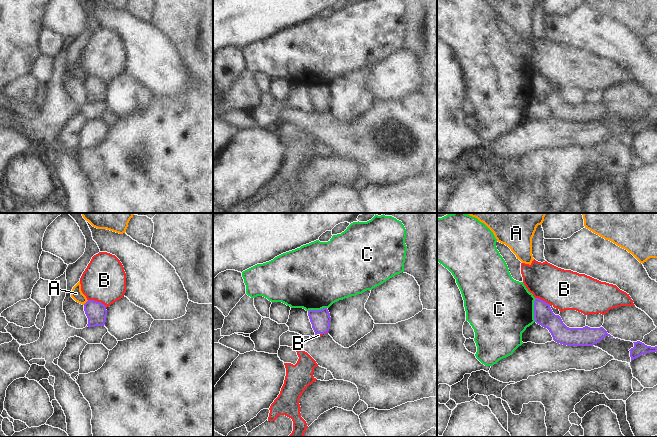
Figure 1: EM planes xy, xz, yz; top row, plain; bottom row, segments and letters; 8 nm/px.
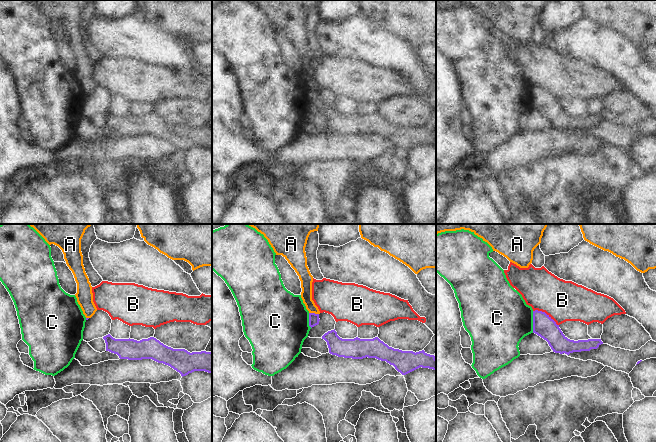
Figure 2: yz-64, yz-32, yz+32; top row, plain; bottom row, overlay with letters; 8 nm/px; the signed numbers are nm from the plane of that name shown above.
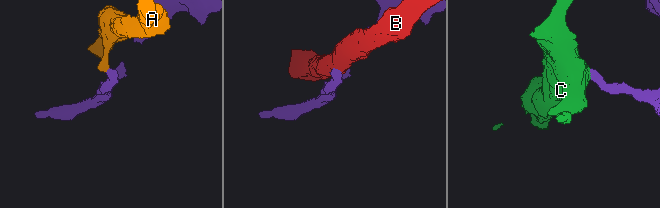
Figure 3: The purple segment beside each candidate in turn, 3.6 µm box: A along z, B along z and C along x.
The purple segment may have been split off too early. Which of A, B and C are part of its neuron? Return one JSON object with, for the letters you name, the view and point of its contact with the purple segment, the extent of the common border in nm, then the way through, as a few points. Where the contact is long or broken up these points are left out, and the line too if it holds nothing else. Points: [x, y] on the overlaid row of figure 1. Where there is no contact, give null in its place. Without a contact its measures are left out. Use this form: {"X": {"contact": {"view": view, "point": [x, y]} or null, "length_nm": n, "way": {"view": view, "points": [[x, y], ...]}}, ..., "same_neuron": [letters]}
{"same_neuron": []}

